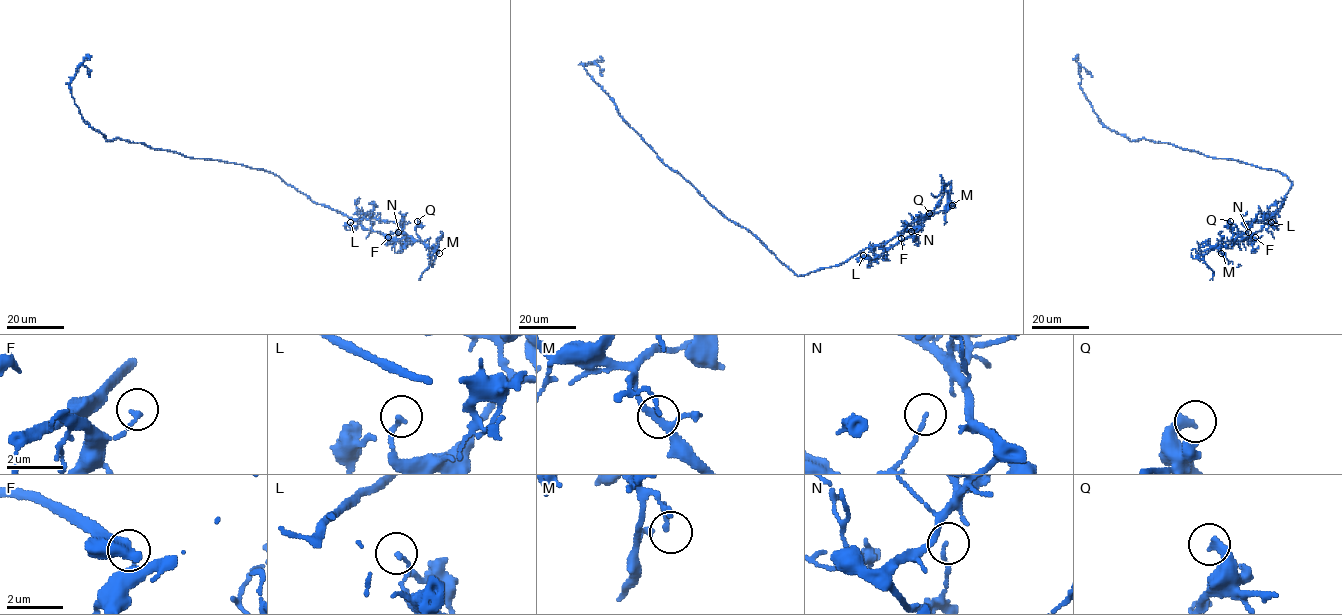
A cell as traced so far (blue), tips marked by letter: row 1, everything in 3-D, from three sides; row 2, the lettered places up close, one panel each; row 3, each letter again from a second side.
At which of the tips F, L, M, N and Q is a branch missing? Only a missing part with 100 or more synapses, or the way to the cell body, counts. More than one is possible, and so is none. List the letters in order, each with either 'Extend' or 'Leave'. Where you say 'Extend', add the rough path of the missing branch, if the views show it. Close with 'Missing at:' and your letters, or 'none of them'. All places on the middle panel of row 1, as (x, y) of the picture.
F: Leave
L: Leave
M: Leave
N: Leave
Q: Leave
Missing at: none of them

